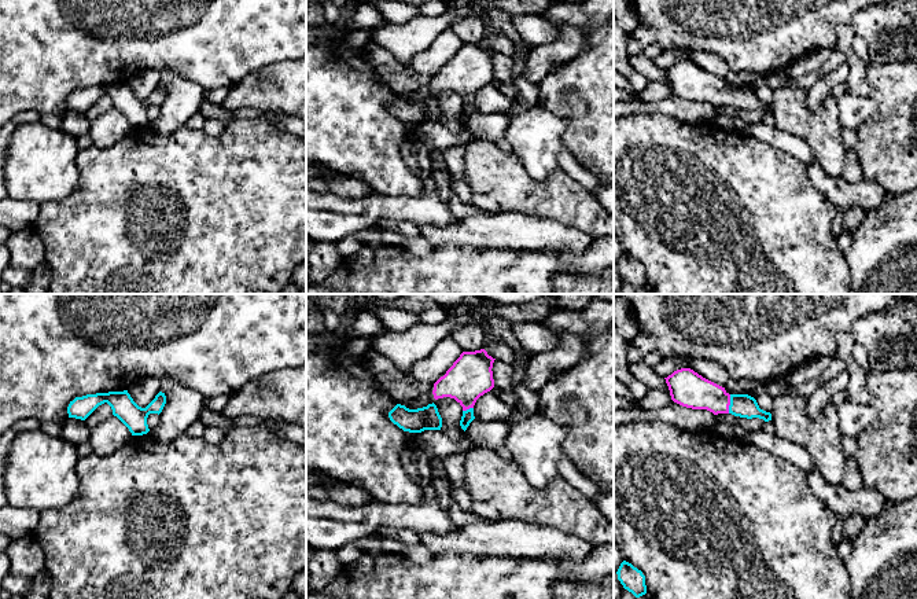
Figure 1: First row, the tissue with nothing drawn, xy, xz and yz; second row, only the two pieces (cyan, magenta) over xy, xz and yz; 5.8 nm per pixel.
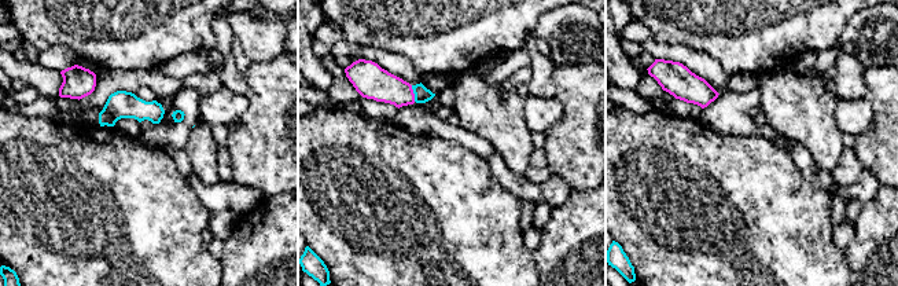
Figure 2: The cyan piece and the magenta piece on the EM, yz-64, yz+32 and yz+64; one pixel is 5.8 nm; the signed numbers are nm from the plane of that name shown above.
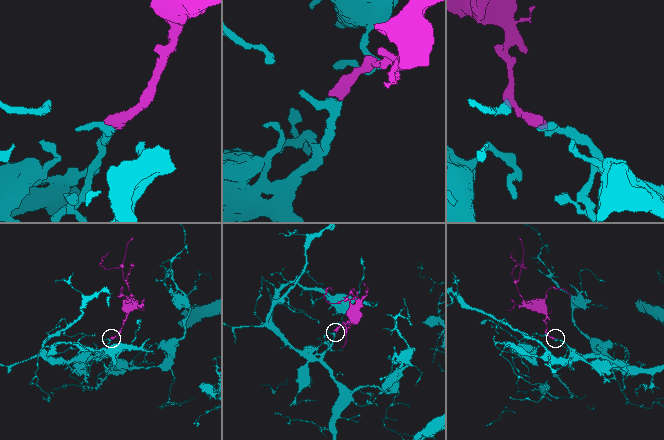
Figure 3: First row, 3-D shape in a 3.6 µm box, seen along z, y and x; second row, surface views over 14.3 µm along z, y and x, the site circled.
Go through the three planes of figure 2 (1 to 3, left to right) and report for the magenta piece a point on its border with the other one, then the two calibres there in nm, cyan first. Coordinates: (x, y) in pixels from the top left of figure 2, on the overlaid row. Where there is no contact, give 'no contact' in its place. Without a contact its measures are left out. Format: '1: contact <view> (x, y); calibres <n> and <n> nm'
1: no contact
2: contact yz+32 (415, 94); calibres 90 and 190 nm
3: no contact

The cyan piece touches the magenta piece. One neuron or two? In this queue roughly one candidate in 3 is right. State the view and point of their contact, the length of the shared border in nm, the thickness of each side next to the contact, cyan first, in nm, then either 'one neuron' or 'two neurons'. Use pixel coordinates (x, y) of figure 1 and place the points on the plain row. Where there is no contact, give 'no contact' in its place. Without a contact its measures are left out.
yz (730, 96) | 110 nm | 140/200 nm | one neuron

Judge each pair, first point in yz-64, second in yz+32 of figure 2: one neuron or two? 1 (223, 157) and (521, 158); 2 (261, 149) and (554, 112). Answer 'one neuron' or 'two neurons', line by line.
1: two neurons
2: two neurons

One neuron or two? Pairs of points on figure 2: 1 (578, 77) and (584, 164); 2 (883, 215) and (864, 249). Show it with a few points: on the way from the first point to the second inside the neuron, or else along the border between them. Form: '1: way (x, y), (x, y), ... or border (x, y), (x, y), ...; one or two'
1: way (585, 99), (585, 142); one
2: way (883, 223), (883, 228), (872, 241); one

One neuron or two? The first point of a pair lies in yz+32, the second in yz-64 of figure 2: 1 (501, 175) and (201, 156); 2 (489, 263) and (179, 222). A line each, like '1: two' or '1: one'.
1: two
2: one

